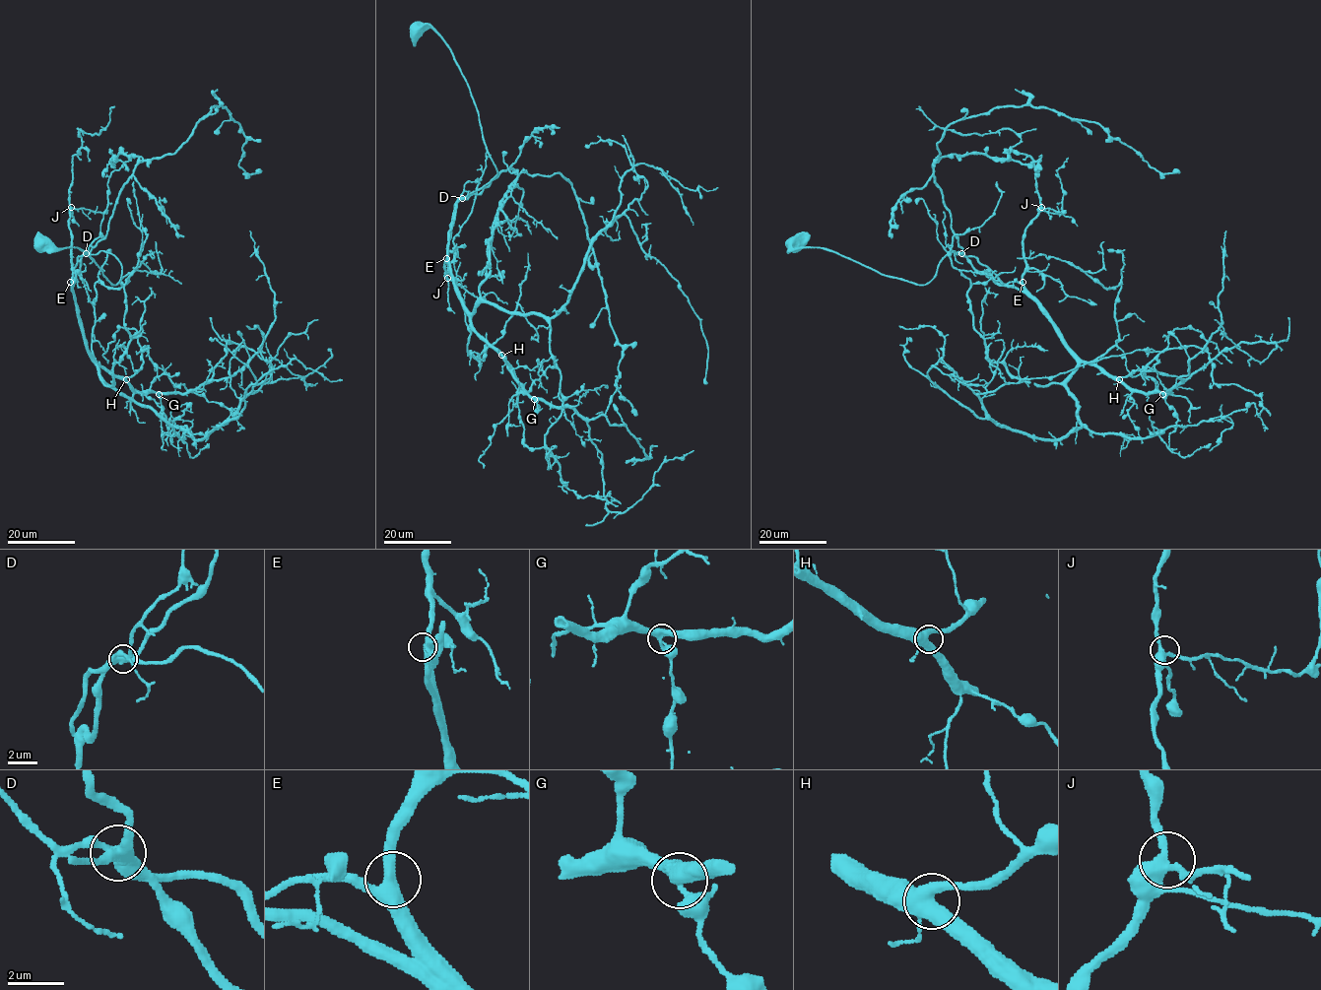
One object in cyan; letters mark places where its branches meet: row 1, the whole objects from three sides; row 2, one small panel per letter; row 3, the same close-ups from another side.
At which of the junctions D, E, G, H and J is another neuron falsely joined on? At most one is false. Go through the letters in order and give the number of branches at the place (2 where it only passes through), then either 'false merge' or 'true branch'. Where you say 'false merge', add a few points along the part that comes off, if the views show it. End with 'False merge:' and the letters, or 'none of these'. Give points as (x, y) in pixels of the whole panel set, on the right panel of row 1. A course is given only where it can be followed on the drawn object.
D: 4 | true branch
E: 3 | true branch
G: 3 | true branch
H: 4 | true branch
J: 4 | true branch
False merge: none of these

